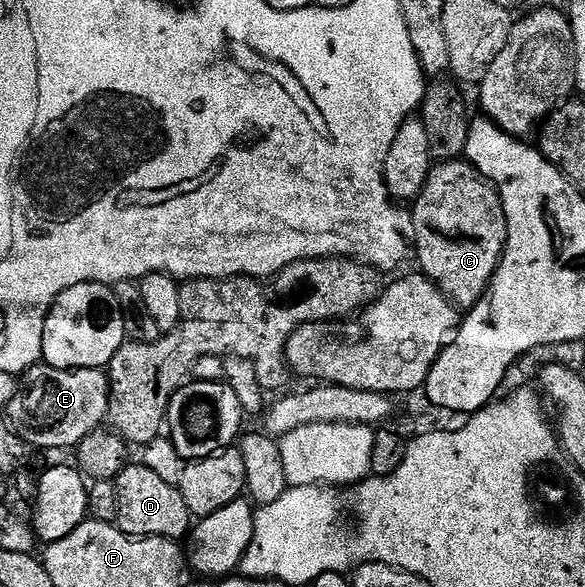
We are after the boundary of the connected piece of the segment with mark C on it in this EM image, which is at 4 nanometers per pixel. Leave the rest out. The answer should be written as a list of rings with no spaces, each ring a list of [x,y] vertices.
[[[467,160],[453,161],[437,161],[431,171],[426,176],[426,182],[422,188],[420,195],[411,203],[410,213],[412,216],[412,232],[411,237],[414,239],[414,258],[420,261],[419,269],[424,275],[432,281],[443,294],[452,301],[457,311],[467,312],[474,308],[474,304],[478,304],[478,300],[482,300],[482,296],[488,291],[488,286],[492,282],[494,272],[500,263],[500,257],[504,254],[504,245],[508,239],[508,225],[506,224],[506,212],[502,208],[502,200],[500,193],[492,186],[492,184],[483,178],[481,174],[467,162]]]

